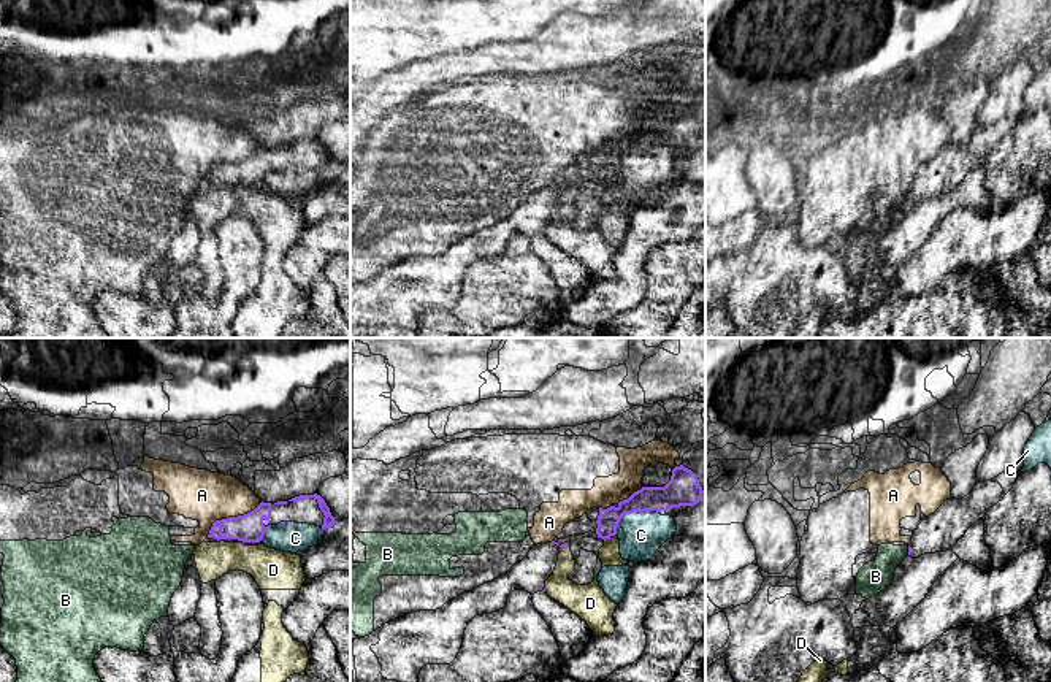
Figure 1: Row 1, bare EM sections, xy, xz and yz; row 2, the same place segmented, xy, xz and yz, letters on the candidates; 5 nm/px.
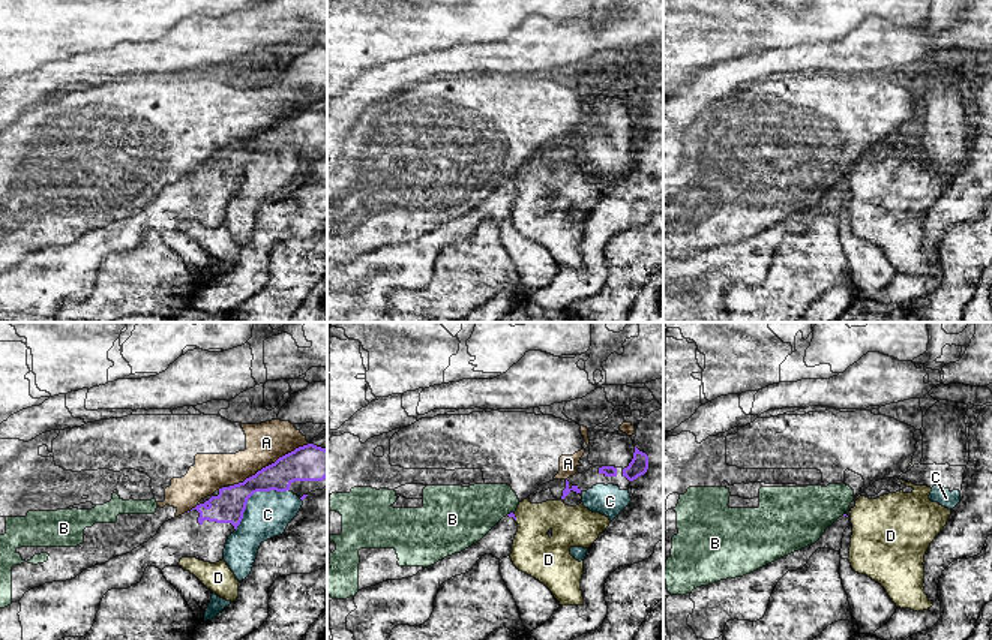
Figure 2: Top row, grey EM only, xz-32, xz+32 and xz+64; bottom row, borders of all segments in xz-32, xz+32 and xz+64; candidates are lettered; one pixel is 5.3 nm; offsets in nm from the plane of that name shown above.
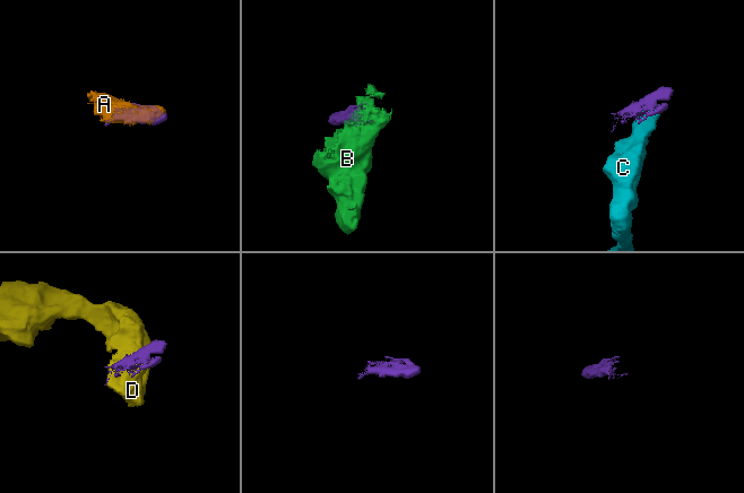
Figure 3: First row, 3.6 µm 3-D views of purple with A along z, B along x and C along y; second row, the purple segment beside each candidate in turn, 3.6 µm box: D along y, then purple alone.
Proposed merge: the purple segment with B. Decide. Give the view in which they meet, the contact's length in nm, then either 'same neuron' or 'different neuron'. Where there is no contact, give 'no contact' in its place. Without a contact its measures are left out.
yz | 50 nm | different neuron

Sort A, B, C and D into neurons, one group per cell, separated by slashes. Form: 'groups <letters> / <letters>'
groups A B / C / D

